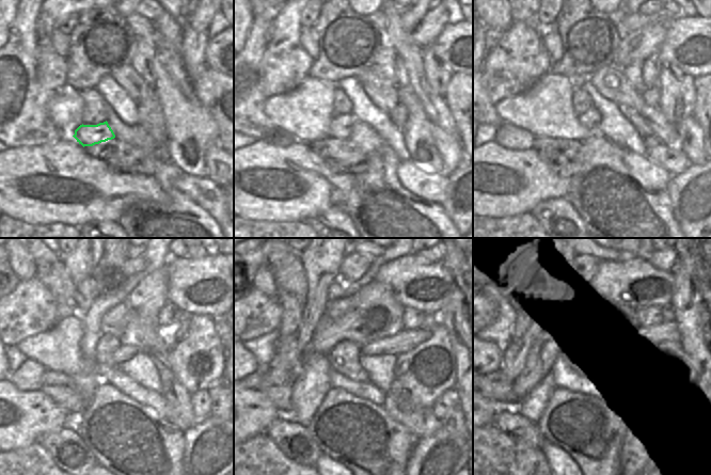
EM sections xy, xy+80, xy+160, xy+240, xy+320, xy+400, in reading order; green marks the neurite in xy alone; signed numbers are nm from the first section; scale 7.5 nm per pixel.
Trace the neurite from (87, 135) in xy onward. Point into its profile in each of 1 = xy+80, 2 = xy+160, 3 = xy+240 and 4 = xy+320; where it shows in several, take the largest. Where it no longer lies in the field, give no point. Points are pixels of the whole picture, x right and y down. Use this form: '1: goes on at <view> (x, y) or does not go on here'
1: goes on at xy+80 (341, 126)
2: goes on at xy+160 (590, 119)
3: goes on at xy+240 (124, 352)
4: goes on at xy+320 (405, 341)

